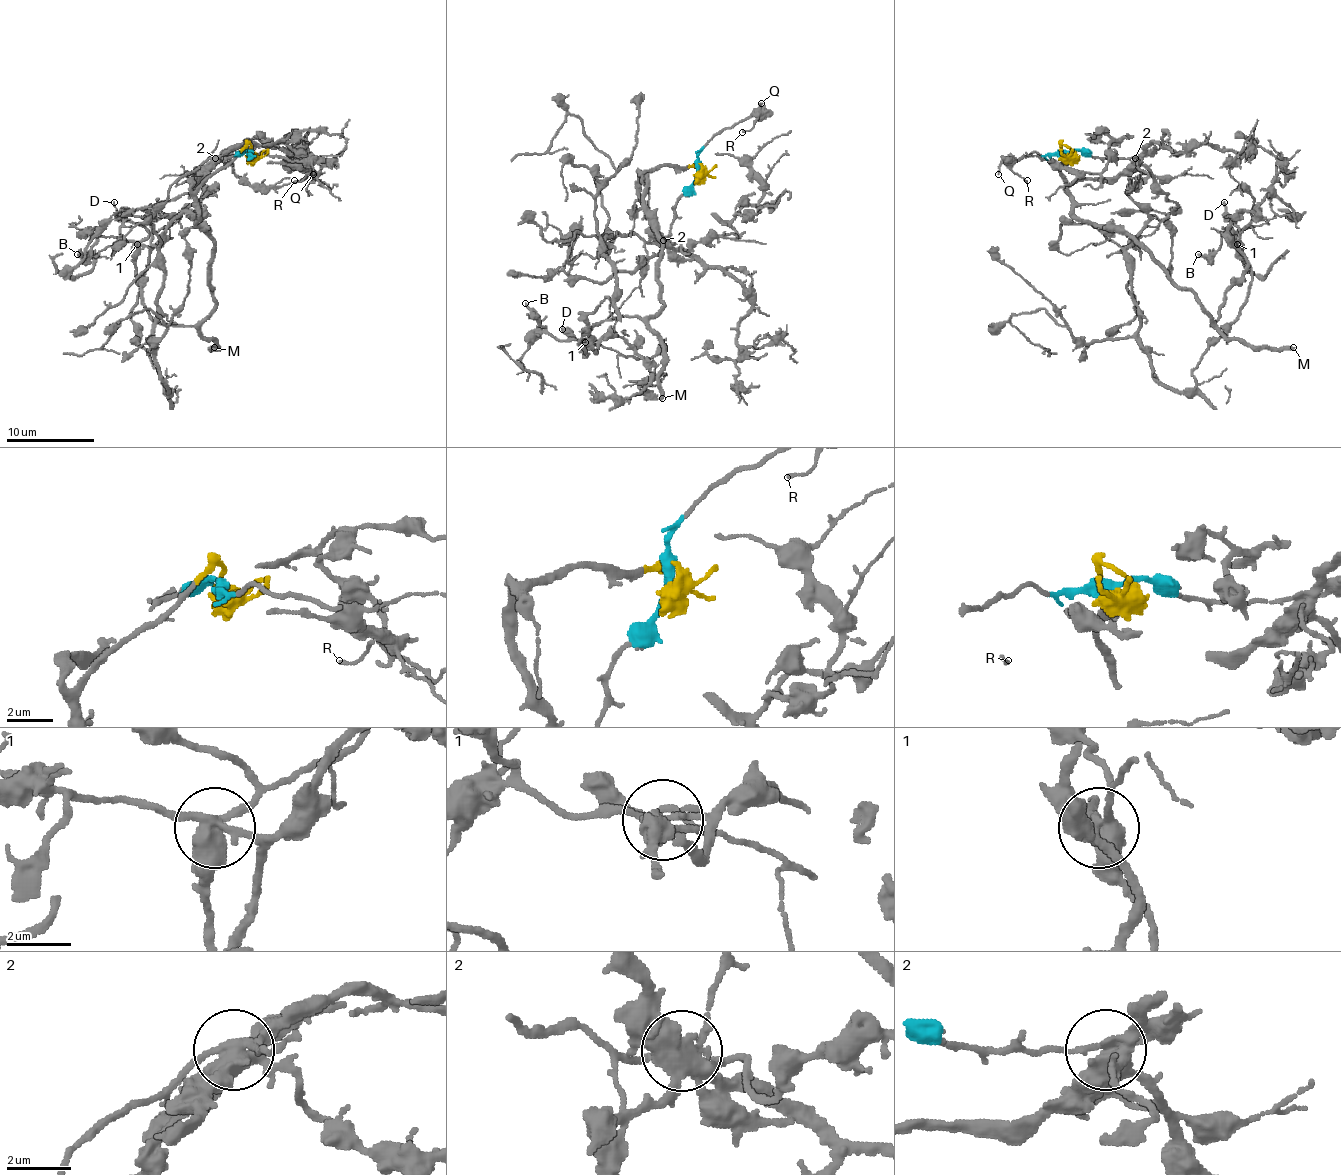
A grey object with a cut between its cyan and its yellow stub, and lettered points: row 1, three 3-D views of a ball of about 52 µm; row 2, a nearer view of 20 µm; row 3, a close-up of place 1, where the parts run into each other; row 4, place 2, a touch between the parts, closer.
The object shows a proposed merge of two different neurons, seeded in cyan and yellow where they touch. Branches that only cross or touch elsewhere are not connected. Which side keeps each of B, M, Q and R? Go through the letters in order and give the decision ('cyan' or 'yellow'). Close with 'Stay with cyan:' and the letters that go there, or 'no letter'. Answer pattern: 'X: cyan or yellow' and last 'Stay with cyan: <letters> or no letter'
B: yellow
M: yellow
Q: cyan
R: cyan
Stay with cyan: Q, R

